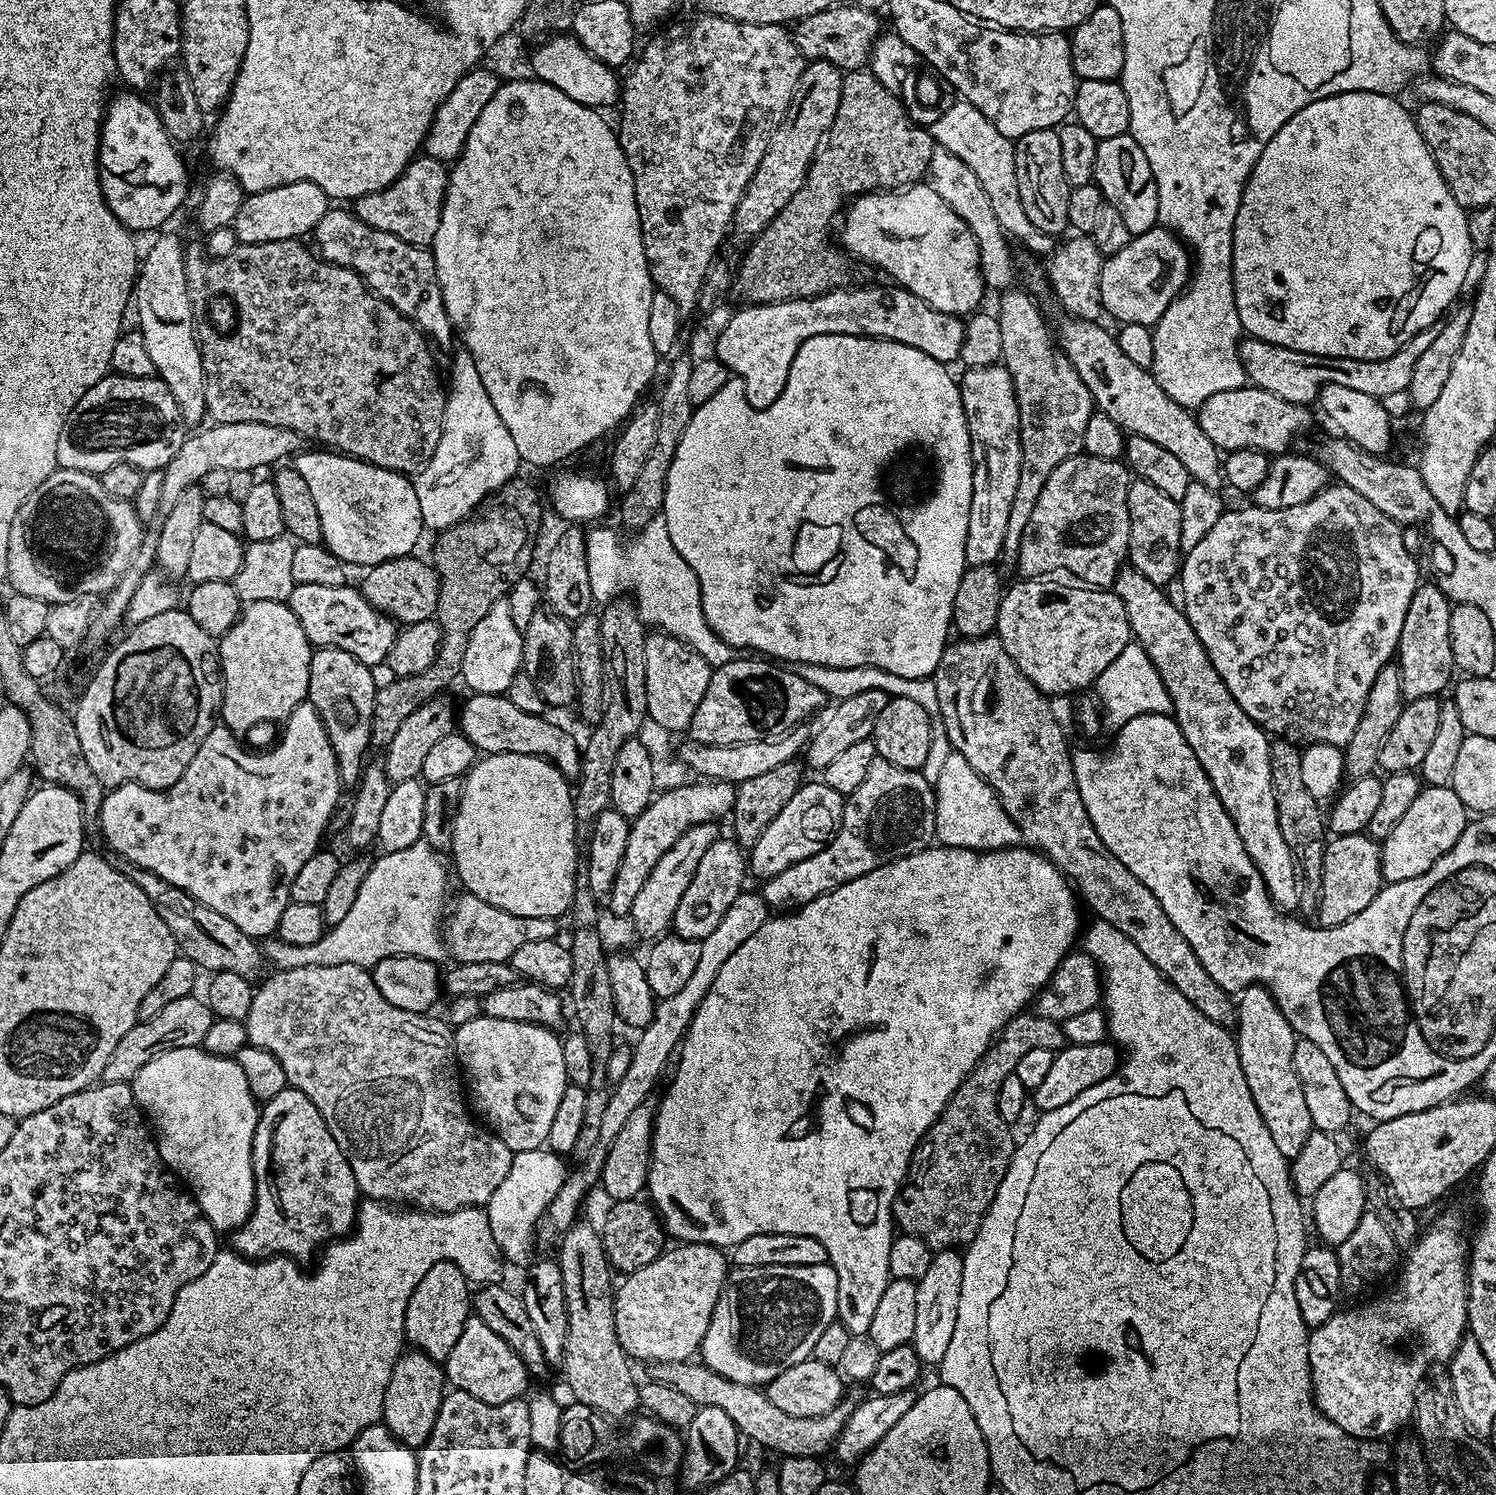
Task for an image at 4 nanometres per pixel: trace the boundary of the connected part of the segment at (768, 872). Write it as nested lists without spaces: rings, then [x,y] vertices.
[[[823,782],[816,784],[801,783],[799,790],[778,810],[778,818],[762,830],[762,838],[750,850],[751,875],[760,876],[761,881],[769,880],[771,876],[782,874],[792,864],[802,862],[818,850],[822,850],[840,828],[840,819],[844,813],[845,797],[838,794],[838,790],[830,790]]]

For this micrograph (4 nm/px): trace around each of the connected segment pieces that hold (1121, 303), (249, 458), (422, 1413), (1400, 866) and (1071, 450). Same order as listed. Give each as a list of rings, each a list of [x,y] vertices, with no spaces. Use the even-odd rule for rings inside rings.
[[[1157,226],[1134,236],[1118,254],[1105,259],[1100,271],[1100,306],[1124,324],[1154,326],[1166,314],[1166,306],[1184,291],[1189,279],[1189,249],[1177,233]]]
[[[226,422],[213,423],[212,428],[200,432],[183,441],[181,449],[172,452],[172,461],[163,465],[162,498],[165,502],[175,502],[182,498],[188,488],[197,487],[203,476],[212,471],[229,474],[234,471],[264,470],[267,464],[276,466],[280,460],[280,436],[282,430],[278,426],[266,426],[262,422]]]
[[[415,1350],[401,1351],[394,1362],[394,1370],[390,1374],[390,1382],[384,1395],[384,1423],[406,1447],[418,1450],[430,1438],[430,1430],[434,1430],[434,1418],[438,1418],[438,1410],[446,1395],[446,1377],[441,1361],[431,1360],[425,1352]]]
[[[1451,786],[1446,788],[1421,787],[1418,798],[1410,802],[1410,810],[1398,821],[1398,826],[1390,830],[1390,834],[1380,844],[1380,861],[1382,874],[1389,884],[1406,882],[1410,878],[1418,878],[1418,874],[1426,874],[1446,850],[1462,838],[1462,830],[1468,825],[1470,813],[1462,804],[1461,798],[1455,794]]]
[[[1013,286],[1001,291],[1000,309],[995,309],[1002,330],[1002,352],[1000,360],[1007,368],[1012,385],[1016,391],[1016,401],[1020,407],[1020,473],[1018,474],[1018,490],[1014,490],[1014,502],[1010,506],[1010,522],[1006,522],[1006,538],[1004,539],[1003,559],[1009,562],[1015,561],[1020,552],[1022,534],[1026,530],[1026,522],[1030,522],[1030,514],[1034,514],[1034,502],[1038,494],[1042,494],[1042,486],[1046,486],[1046,478],[1066,458],[1081,455],[1084,451],[1084,434],[1086,422],[1090,422],[1094,405],[1092,396],[1086,390],[1082,378],[1078,378],[1078,370],[1068,361],[1068,357],[1058,347],[1050,328],[1044,325],[1044,316],[1035,299],[1027,291]]]

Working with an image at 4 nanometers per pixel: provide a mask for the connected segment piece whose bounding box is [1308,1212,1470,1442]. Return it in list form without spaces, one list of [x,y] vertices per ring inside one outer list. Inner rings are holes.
[[[1444,1212],[1428,1229],[1419,1233],[1416,1244],[1406,1252],[1408,1261],[1400,1276],[1400,1288],[1349,1312],[1337,1310],[1329,1320],[1308,1333],[1312,1397],[1320,1413],[1334,1426],[1361,1442],[1388,1436],[1412,1420],[1416,1392],[1435,1364],[1447,1365],[1468,1332],[1468,1254],[1470,1240],[1464,1237],[1464,1220],[1456,1212]]]

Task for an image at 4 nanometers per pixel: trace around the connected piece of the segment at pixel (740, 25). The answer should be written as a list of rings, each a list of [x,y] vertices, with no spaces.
[[[700,14],[697,20],[688,20],[685,24],[674,23],[669,23],[663,30],[657,31],[655,33],[657,36],[645,46],[644,53],[642,53],[642,48],[639,55],[635,57],[634,63],[627,69],[627,71],[629,70],[628,77],[623,77],[622,99],[618,104],[618,109],[620,108],[618,135],[624,157],[630,166],[630,174],[634,178],[634,194],[640,215],[642,242],[644,243],[644,253],[648,259],[648,269],[652,275],[653,285],[659,291],[670,294],[670,298],[674,298],[674,302],[680,308],[681,313],[688,314],[688,312],[697,311],[706,272],[710,270],[712,263],[718,259],[719,252],[716,251],[719,250],[724,235],[730,232],[738,202],[742,198],[750,178],[754,178],[754,170],[758,170],[758,162],[762,162],[762,154],[766,154],[766,150],[770,146],[770,138],[776,127],[782,122],[782,118],[790,106],[792,95],[798,86],[798,78],[802,78],[802,70],[806,61],[804,55],[798,50],[791,31],[782,24],[738,22],[730,18],[707,14]]]

